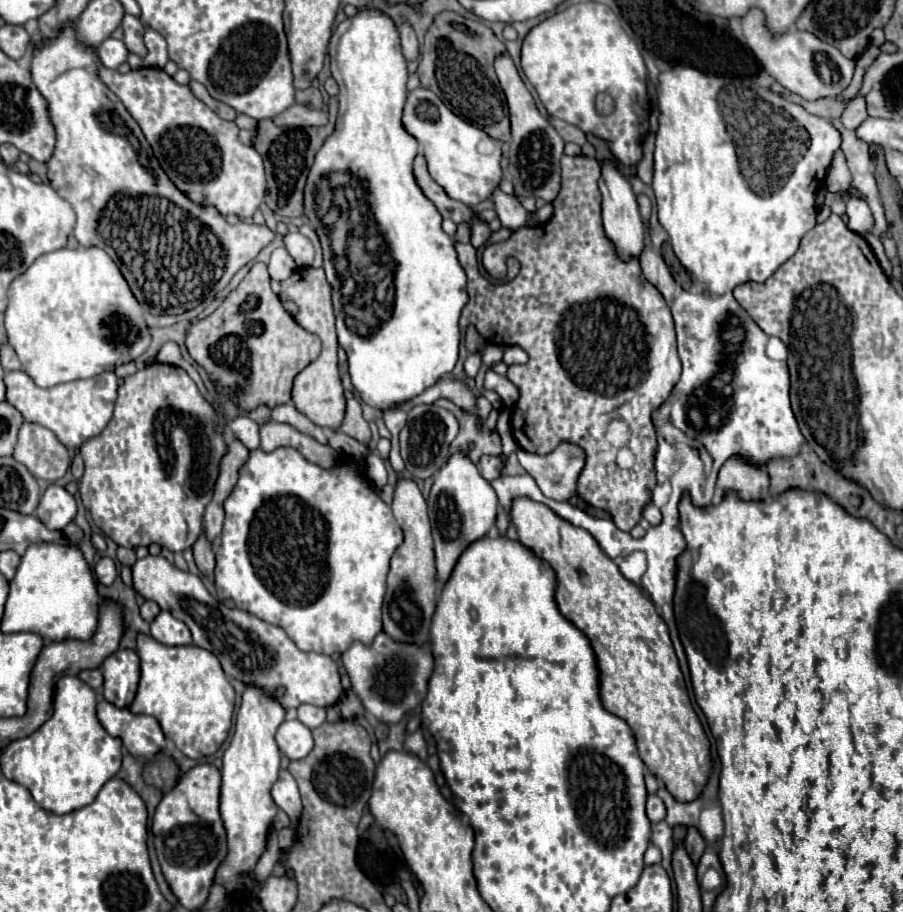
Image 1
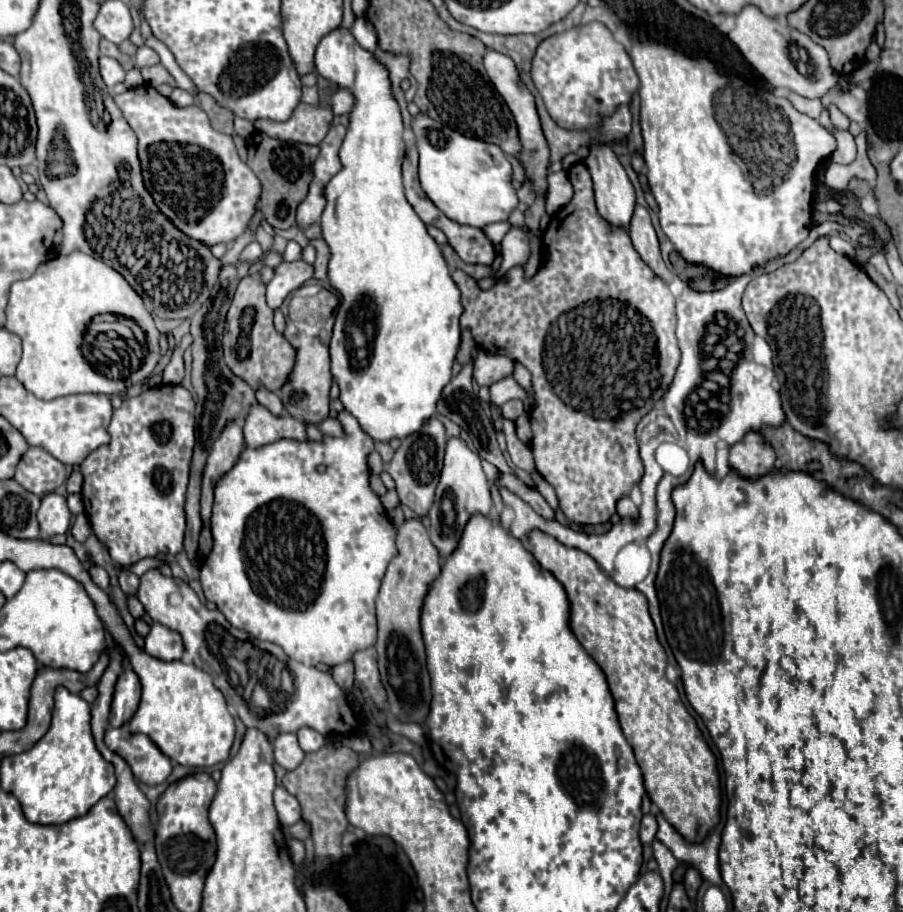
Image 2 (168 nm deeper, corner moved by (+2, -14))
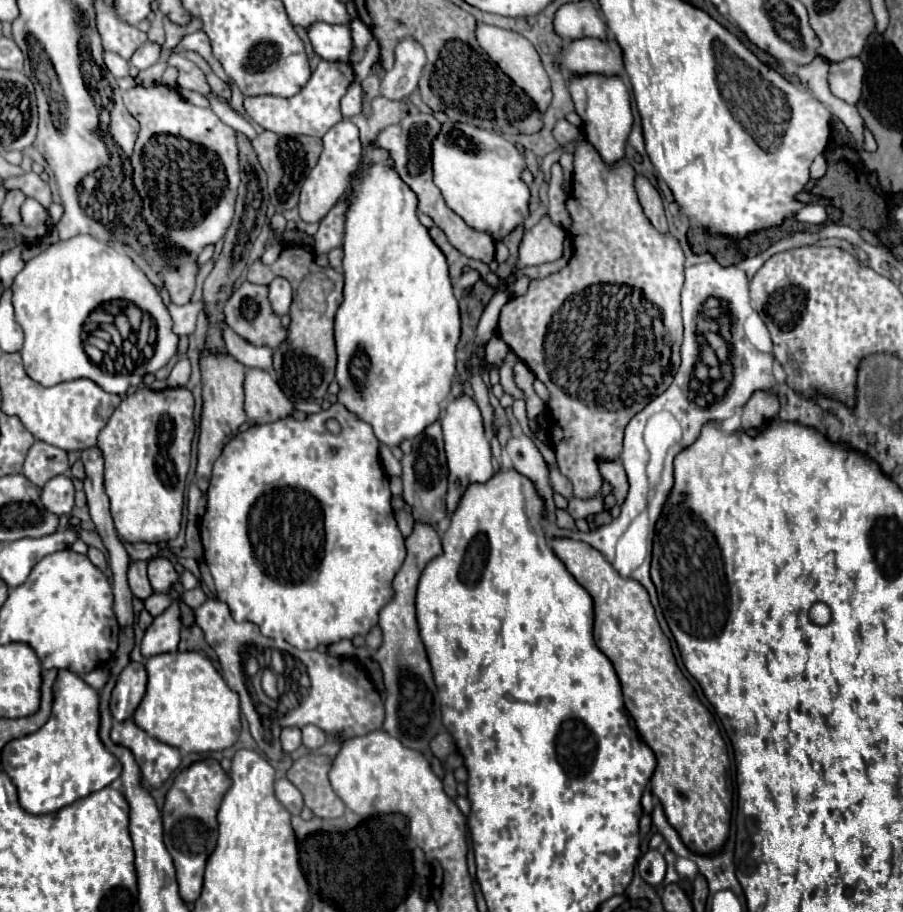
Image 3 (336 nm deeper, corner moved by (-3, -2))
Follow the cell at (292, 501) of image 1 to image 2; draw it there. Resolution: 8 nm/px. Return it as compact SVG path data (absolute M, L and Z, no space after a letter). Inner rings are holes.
M340 411L338 421L342 423L342 437L328 437L324 435L322 441L296 441L296 439L278 439L274 443L262 445L262 447L246 447L236 465L224 473L214 487L214 505L212 505L212 551L206 555L202 567L200 567L200 583L204 589L204 595L208 601L216 603L218 611L228 619L232 627L238 627L246 633L250 633L258 641L270 641L284 649L284 653L300 661L304 665L318 665L326 663L328 667L334 667L338 663L346 663L352 659L356 651L362 651L370 645L374 645L376 635L376 619L374 619L374 599L378 595L378 587L382 581L382 575L386 573L388 563L392 557L398 555L396 549L396 527L388 519L378 495L372 491L368 479L370 471L366 465L368 455L374 451L374 441L358 427L358 421L348 413Z

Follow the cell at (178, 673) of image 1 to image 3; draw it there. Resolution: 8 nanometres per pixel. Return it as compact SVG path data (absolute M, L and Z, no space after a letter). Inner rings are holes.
M175 651L175 653L163 653L153 655L145 663L149 681L147 681L147 693L137 707L133 719L135 723L147 731L151 737L173 745L177 749L189 751L189 753L205 753L205 751L223 751L231 747L241 731L241 711L239 711L239 695L227 687L219 671L213 667L213 663L195 651Z

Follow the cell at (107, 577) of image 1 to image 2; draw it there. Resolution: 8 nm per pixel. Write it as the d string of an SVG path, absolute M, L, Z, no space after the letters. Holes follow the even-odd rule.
M92 565L90 567L90 579L98 585L98 587L102 587L104 591L108 589L108 585L110 585L110 579L108 579L108 573L102 569L102 567L98 567L98 565Z

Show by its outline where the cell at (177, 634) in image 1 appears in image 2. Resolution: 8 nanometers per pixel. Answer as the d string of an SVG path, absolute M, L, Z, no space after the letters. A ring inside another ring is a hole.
M152 623L150 633L144 639L144 651L156 659L162 661L176 661L182 657L184 645L182 645L182 637L180 633L160 625L160 623Z

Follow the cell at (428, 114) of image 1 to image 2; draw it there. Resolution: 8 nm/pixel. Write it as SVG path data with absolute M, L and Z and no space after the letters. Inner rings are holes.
M420 113L418 119L412 121L412 131L416 135L416 147L420 153L420 183L424 193L428 195L428 199L452 221L460 223L460 225L470 225L470 227L478 227L484 229L490 223L498 223L498 221L508 221L510 213L518 207L518 197L516 191L512 187L512 165L506 159L506 155L502 153L502 149L498 145L490 145L484 143L480 139L470 139L464 137L448 127L444 127L442 123L426 117Z

